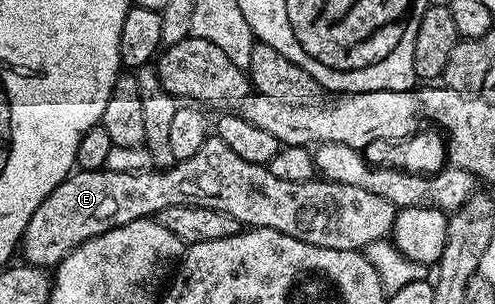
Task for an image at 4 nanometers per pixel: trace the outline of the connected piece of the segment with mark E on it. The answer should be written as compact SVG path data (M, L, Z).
M210 136L187 160L177 162L167 170L144 170L143 172L115 172L111 169L77 170L58 184L51 196L35 208L35 216L27 220L27 228L19 243L20 253L25 253L24 261L30 266L55 268L79 244L99 236L116 226L131 224L140 218L152 218L163 208L171 208L174 204L189 204L199 208L222 210L246 227L263 230L278 230L295 240L303 240L307 244L315 244L319 248L335 248L336 250L364 251L373 242L390 237L393 221L397 218L398 207L392 206L383 196L375 196L375 192L363 192L351 184L310 180L292 182L279 180L269 171L268 166L251 164L243 160L223 140Z

